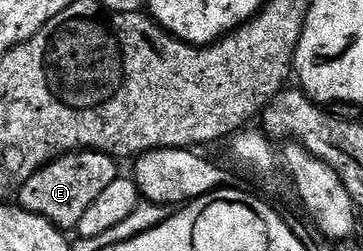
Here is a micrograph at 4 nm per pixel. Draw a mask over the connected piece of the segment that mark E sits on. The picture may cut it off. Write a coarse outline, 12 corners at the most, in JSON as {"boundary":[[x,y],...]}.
{"boundary":[[86,151],[39,169],[19,208],[61,231],[114,183],[117,158]]}

